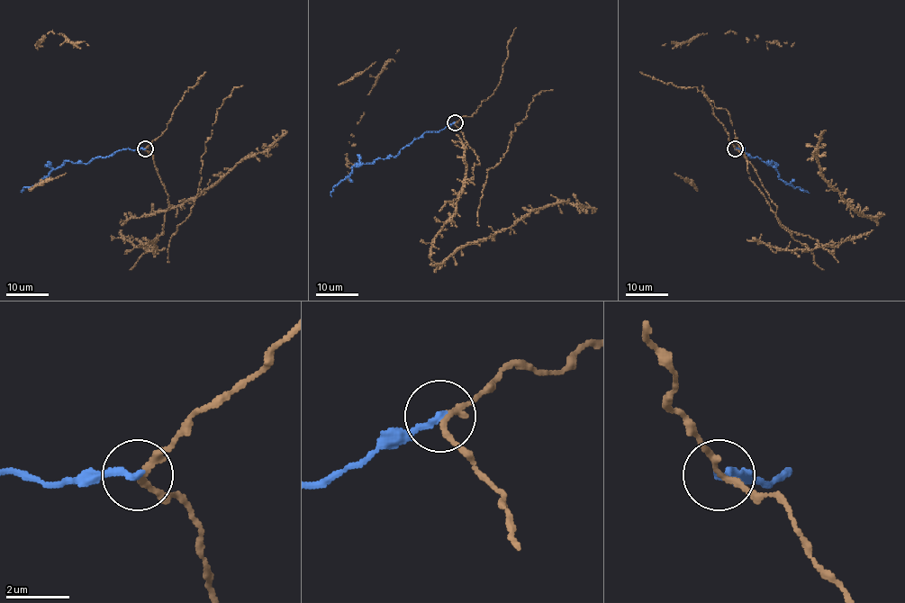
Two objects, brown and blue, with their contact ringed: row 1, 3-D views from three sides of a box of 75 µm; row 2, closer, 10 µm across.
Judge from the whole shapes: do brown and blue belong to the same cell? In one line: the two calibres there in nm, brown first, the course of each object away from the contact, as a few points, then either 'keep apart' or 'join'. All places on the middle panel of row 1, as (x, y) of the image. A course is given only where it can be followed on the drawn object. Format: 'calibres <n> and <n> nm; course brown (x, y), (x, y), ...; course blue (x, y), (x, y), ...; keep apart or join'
calibres 190 and 220 nm; course brown (455, 122), (478, 164), (463, 182), (455, 214), (435, 238), (430, 264), (556, 202), (596, 211); course blue (455, 122), (438, 131), (424, 132), (403, 147), (397, 156), (354, 166), (348, 175), (332, 188), (331, 196); keep apart

